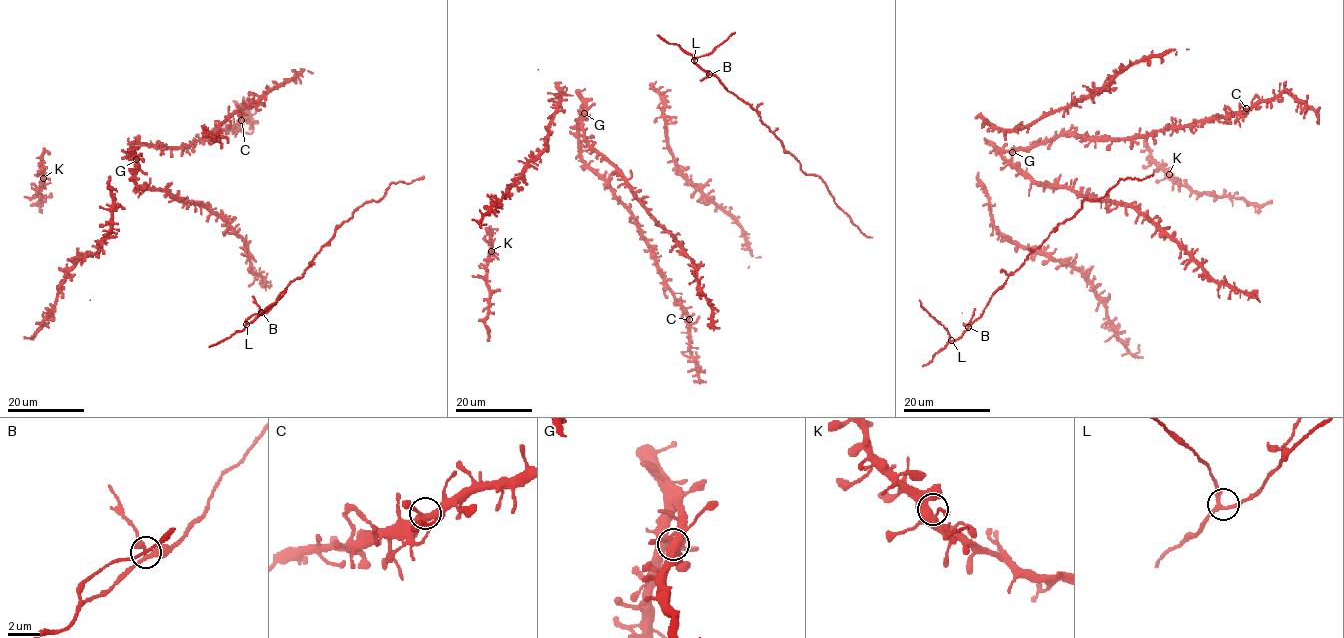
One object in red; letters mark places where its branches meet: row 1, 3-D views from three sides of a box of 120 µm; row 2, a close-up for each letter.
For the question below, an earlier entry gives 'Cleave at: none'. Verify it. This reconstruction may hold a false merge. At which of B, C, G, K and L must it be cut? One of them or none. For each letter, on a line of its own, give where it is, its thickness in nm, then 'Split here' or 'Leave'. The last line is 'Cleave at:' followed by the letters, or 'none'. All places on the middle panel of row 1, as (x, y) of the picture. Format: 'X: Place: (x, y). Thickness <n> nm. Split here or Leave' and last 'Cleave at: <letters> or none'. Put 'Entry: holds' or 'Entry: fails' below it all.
B: Place: (709, 74). Thickness 260 nm. Split here
C: Place: (689, 319). Thickness 380 nm. Leave
G: Place: (584, 113). Thickness 380 nm. Leave
K: Place: (491, 251). Thickness 440 nm. Leave
L: Place: (694, 60). Thickness 240 nm. Leave
Cleave at: B
Entry: fails

